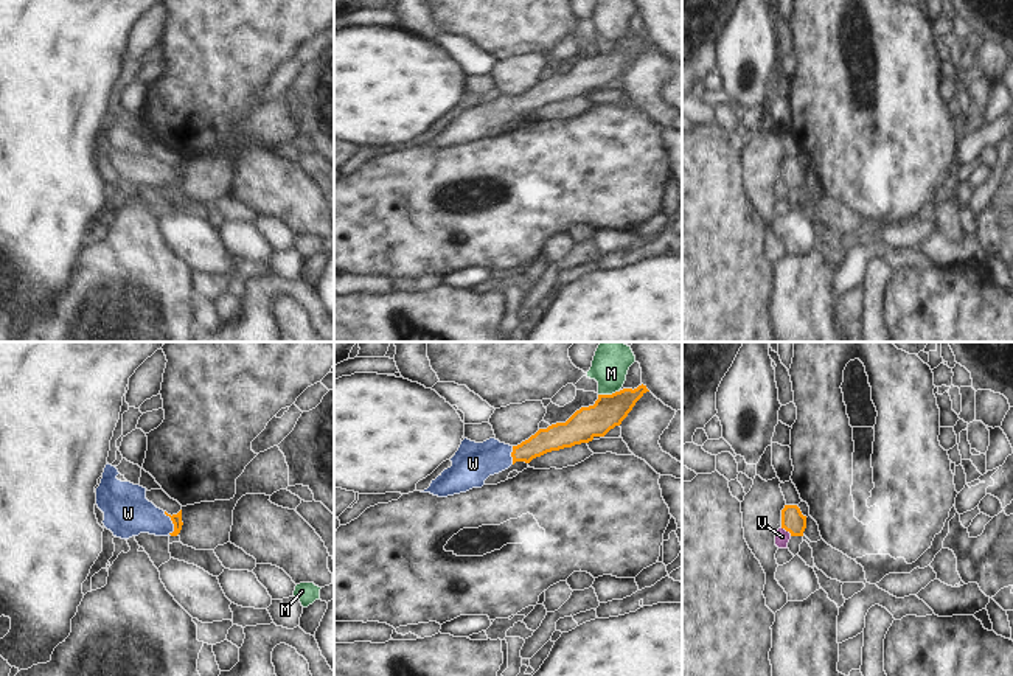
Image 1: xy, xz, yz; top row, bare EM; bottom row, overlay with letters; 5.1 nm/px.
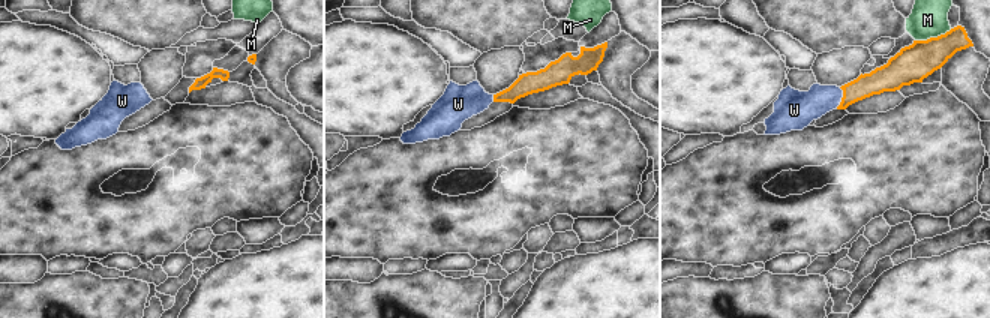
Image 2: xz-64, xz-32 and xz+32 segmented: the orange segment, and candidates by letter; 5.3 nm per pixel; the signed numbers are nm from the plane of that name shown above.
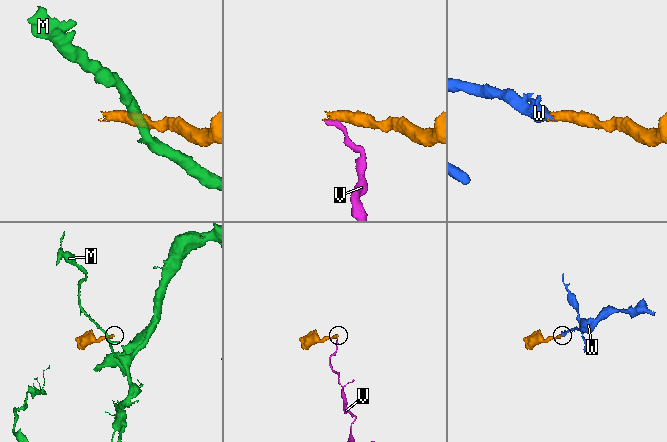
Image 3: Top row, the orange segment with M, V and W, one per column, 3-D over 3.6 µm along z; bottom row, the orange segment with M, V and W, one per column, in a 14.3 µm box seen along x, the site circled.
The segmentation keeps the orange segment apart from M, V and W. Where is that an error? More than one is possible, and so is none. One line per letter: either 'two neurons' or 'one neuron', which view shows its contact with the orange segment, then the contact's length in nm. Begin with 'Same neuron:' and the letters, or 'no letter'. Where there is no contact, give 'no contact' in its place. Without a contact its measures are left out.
Same neuron: W
M: two neurons | xz | 110 nm
V: two neurons | yz | 80 nm
W: one neuron | xy | 130 nm

